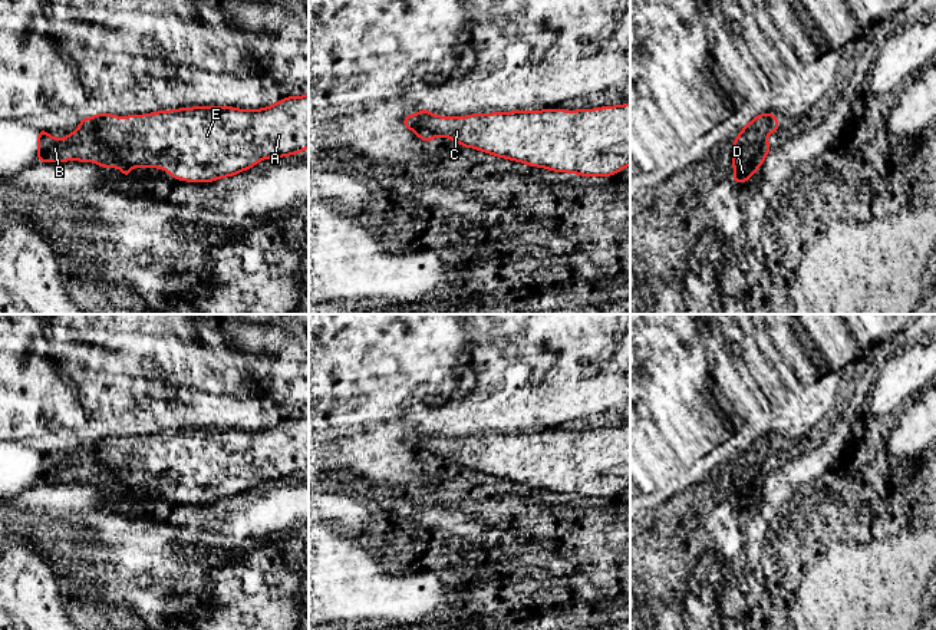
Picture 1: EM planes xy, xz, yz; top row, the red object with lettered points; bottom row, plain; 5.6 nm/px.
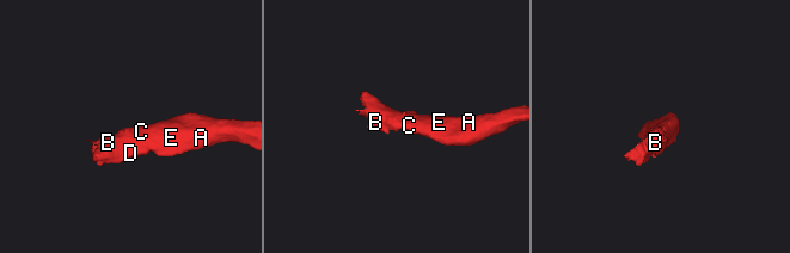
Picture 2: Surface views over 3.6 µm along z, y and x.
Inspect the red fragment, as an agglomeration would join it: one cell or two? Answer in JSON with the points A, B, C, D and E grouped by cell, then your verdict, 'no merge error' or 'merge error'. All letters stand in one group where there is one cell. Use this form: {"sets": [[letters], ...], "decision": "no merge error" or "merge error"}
{"sets": [["A", "B", "C", "D", "E"]], "decision": "no merge error"}

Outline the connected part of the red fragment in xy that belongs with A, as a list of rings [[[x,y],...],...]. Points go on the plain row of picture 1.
[[[309,416],[287,418],[263,431],[237,431],[233,428],[194,428],[171,432],[158,432],[144,436],[115,438],[98,435],[79,442],[79,449],[59,461],[47,452],[37,451],[37,484],[95,484],[102,489],[119,489],[125,499],[132,498],[129,491],[161,489],[174,501],[187,504],[212,504],[233,498],[256,488],[267,479],[281,479],[301,475],[309,469]]]

